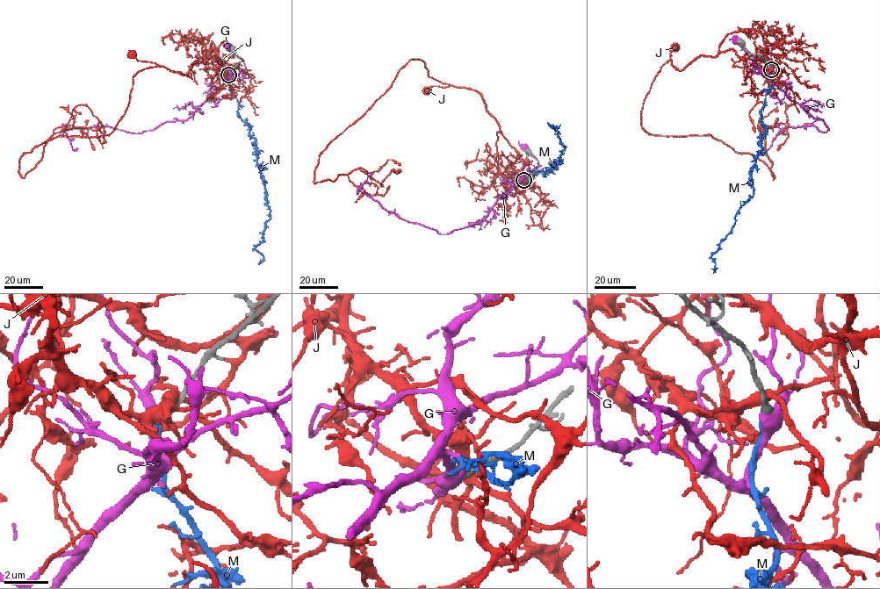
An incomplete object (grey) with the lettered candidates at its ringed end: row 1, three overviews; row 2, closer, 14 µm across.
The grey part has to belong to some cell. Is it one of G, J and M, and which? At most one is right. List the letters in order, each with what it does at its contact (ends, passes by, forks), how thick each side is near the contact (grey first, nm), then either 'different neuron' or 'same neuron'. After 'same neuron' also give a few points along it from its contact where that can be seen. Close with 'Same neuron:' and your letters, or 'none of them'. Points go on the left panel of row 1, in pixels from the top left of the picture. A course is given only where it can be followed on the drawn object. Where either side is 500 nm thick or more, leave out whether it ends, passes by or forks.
G: it forks there; 320 nm thick on the grey side, 400 nm on the other; different neuron
J: it forks there; 360 nm thick on the grey side, 380 nm on the other; different neuron
M: it ends there; 320 nm thick on the grey side, 300 nm on the other; same neuron; it runs (228, 75), (237, 112), (255, 140), (257, 164), (270, 212), (263, 240), (255, 248), (263, 256), (260, 260)
Same neuron: M

